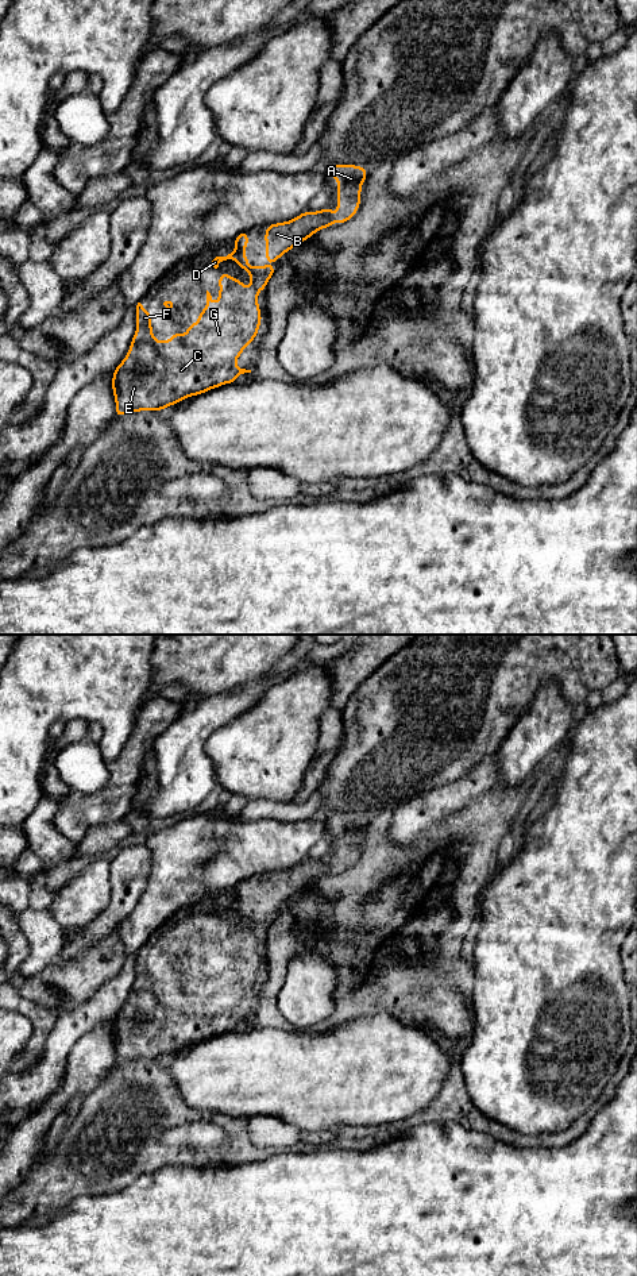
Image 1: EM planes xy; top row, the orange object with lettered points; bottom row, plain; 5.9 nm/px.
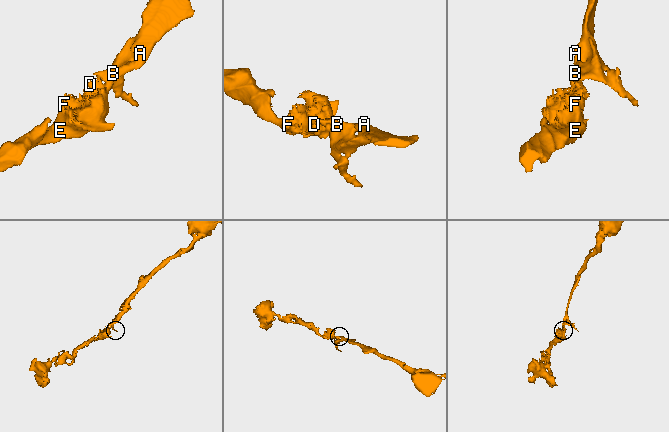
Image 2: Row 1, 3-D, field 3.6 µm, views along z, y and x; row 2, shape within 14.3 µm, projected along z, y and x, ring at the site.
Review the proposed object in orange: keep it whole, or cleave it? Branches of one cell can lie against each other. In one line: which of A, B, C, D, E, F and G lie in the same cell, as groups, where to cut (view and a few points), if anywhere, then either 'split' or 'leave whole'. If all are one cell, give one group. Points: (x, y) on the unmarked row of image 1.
groups A B C D E F G; cut none; leave whole

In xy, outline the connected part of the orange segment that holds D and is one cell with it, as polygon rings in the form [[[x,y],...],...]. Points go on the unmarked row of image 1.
[[[242,880],[235,886],[235,901],[225,905],[216,905],[212,909],[215,917],[220,910],[236,907],[239,915],[251,925],[248,937],[244,932],[227,921],[219,924],[219,952],[212,949],[206,938],[206,955],[200,960],[198,968],[188,974],[186,983],[171,982],[171,987],[162,987],[159,991],[153,984],[151,961],[140,951],[136,953],[136,980],[130,998],[123,1010],[115,1017],[112,1025],[112,1038],[116,1049],[115,1065],[140,1060],[162,1059],[190,1044],[205,1041],[224,1032],[232,1032],[240,1022],[251,1018],[239,1017],[235,1010],[243,998],[255,987],[262,971],[258,953],[258,940],[266,938],[266,932],[275,921],[274,914],[248,914],[244,897],[248,894],[248,880]]]

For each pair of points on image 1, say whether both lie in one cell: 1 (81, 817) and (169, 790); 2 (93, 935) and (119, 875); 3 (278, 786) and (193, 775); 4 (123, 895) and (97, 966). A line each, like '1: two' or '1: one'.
1: two
2: one
3: two
4: two

